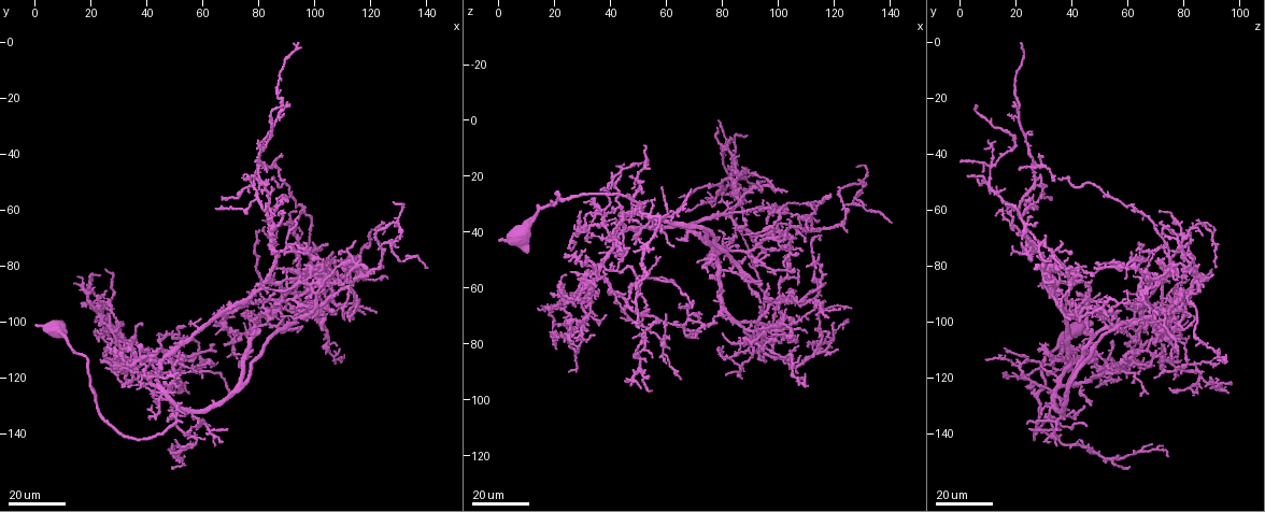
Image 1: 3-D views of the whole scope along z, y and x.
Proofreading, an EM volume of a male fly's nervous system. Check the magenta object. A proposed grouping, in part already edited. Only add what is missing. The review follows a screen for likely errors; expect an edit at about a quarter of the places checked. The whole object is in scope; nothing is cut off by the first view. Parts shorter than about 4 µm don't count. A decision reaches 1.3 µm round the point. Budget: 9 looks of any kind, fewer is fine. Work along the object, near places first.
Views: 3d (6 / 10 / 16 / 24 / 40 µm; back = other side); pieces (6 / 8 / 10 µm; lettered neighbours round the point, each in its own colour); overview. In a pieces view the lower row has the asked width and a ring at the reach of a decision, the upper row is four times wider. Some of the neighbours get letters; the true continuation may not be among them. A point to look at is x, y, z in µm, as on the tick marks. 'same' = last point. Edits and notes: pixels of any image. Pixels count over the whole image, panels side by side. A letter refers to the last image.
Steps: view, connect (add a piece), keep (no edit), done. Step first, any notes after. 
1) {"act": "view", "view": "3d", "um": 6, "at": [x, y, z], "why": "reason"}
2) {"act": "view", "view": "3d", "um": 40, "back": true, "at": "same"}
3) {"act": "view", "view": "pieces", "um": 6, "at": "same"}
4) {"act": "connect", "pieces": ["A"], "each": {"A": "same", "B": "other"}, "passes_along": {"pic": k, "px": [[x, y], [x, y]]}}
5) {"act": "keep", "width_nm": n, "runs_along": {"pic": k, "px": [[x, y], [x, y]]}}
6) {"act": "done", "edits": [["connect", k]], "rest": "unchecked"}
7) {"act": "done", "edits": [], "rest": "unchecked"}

{"act": "view", "view": "3d", "um": 16, "at": [115, 80, 47], "why": "free end"}

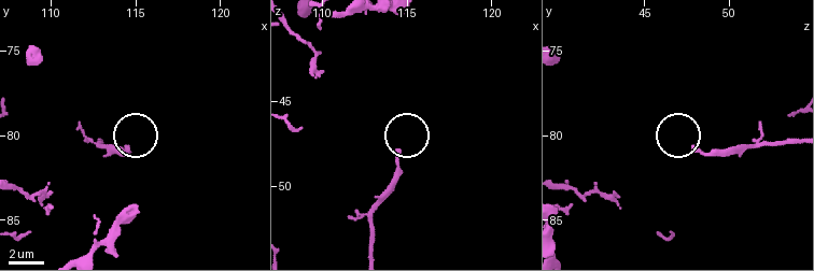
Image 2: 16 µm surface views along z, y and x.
{"act": "view", "view": "pieces", "um": 8, "at": [114.6, 80.8, 47.9], "why": "what lies round it"}

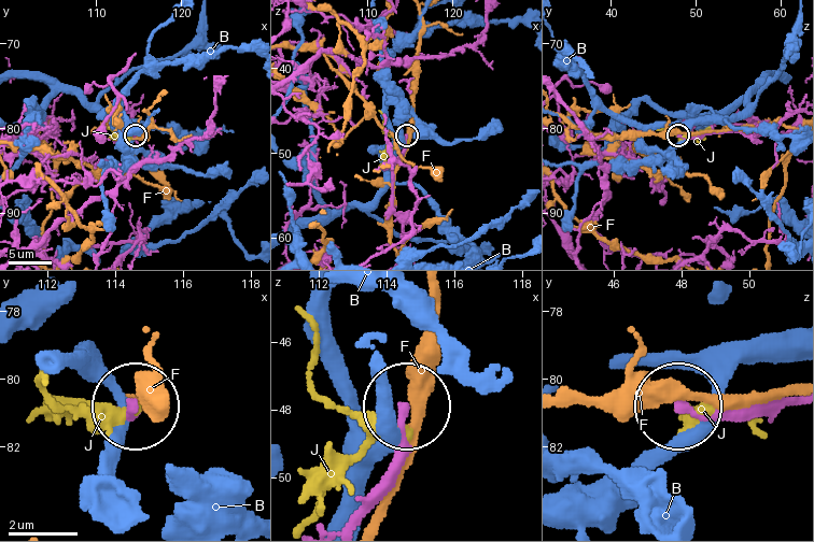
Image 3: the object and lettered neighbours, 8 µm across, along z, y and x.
{"act": "keep", "each": {"B": "other", "F": "other", "J": "other"}, "found": "no lettered piece goes on from it"}

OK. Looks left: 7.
{"act": "view", "view": "3d", "um": 24, "at": [117, 81, 64], "why": "an open end"}

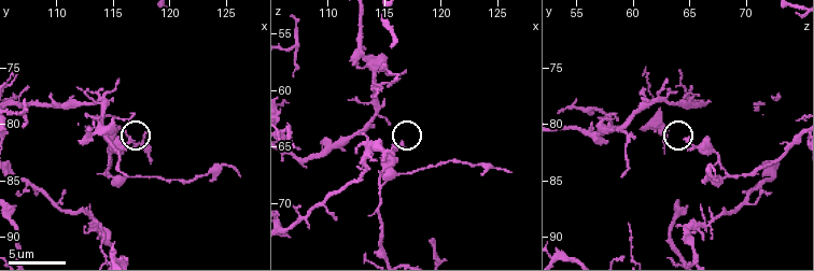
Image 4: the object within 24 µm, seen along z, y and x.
{"act": "view", "view": "pieces", "um": 8, "at": [116.6, 81.2, 64.8]}

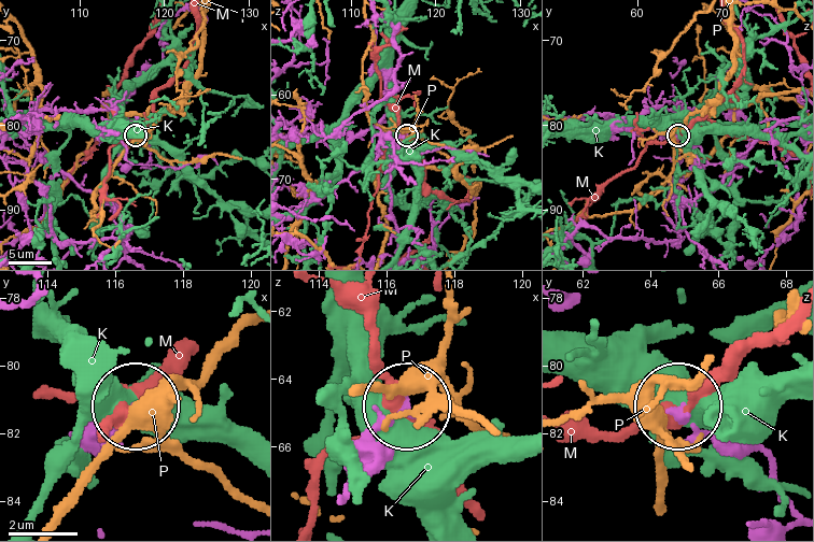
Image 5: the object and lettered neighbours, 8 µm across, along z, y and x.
{"act": "keep", "each": {"K": "other", "M": "other", "P": "other"}, "runs_along": {"pic": 5, "px": [[793, 504], [763, 455], [720, 450], [679, 412]]}, "found": "no lettered piece goes on from it"}

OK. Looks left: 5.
{"act": "view", "view": "3d", "um": 24, "at": [93, 100, 58]}

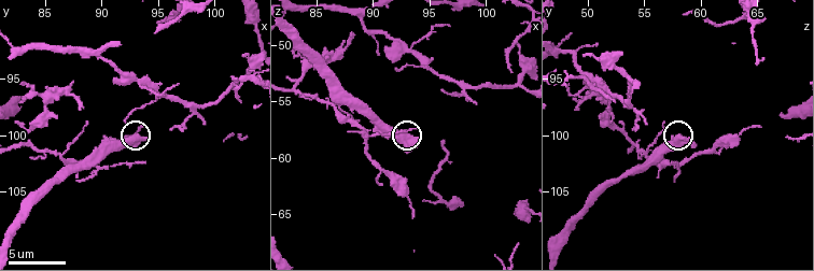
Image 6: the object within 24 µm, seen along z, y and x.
{"act": "view", "view": "pieces", "um": 10, "at": [94.0, 100.2, 58.6]}

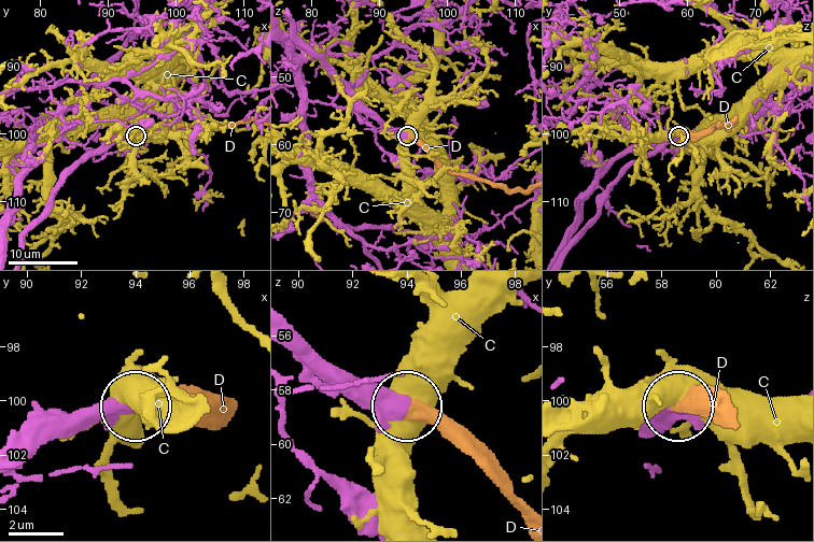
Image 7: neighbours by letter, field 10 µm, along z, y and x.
{"act": "connect", "pieces": ["D"], "each": {"C": "other", "D": "same"}, "passes_along": {"pic": 7, "px": [[338, 368], [433, 414], [523, 499]]}, "found": "it goes on there"}

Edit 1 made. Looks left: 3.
{"act": "view", "view": "overview", "why": "see it whole again"}

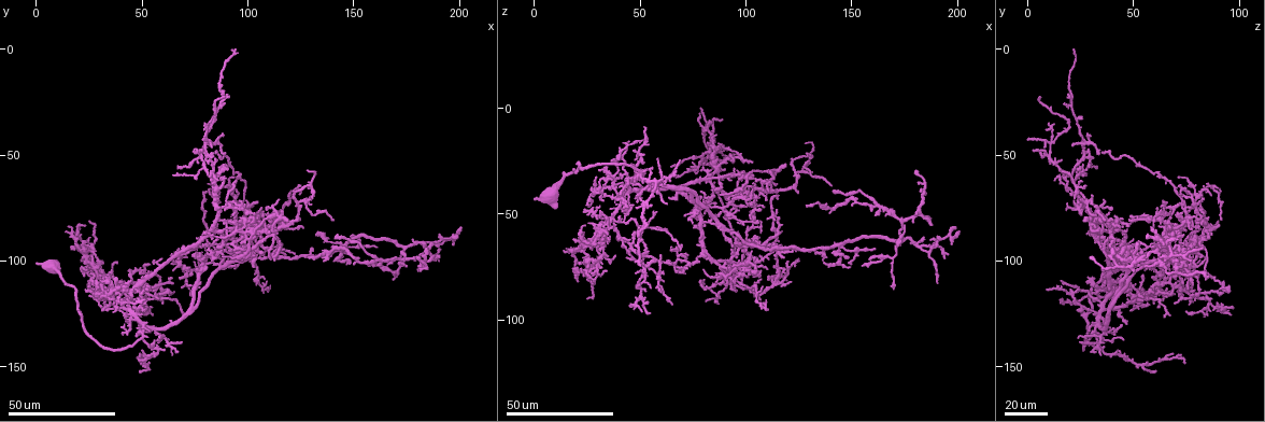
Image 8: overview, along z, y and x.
{"act": "view", "view": "3d", "um": 24, "at": [65, 111, 74], "why": "branch stops here"}

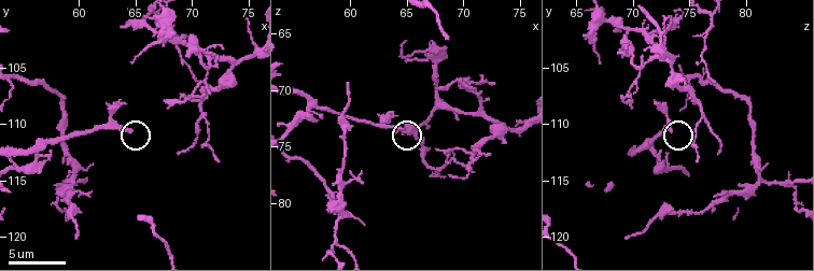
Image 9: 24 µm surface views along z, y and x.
{"act": "view", "view": "pieces", "um": 10, "at": [64.6, 110.4, 73.4]}

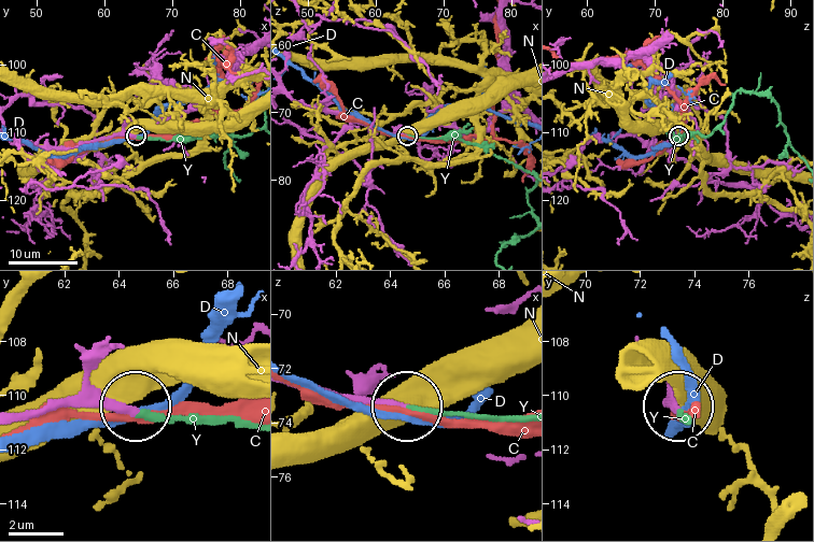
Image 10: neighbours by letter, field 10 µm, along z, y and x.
{"act": "connect", "pieces": ["Y"], "each": {"C": "other", "D": "other", "N": "other", "Y": "same"}, "found": "it goes on there"}

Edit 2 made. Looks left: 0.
{"act": "done", "edits": [["connect", 7], ["connect", 10]], "rest": "unchecked"}

